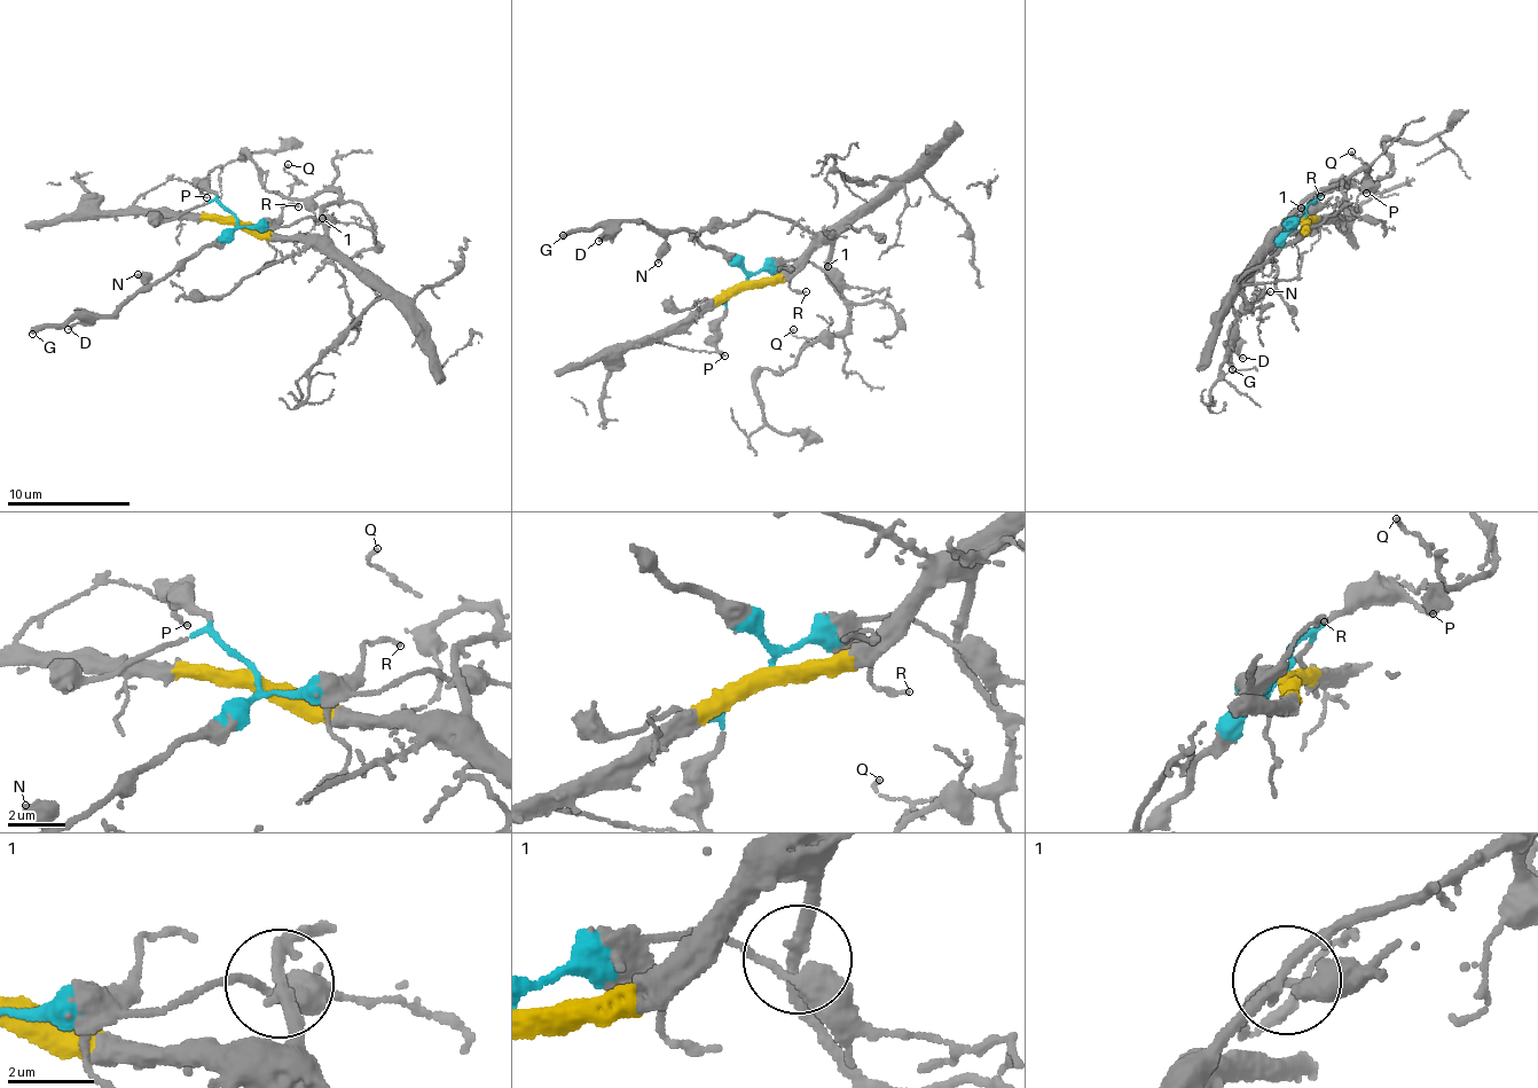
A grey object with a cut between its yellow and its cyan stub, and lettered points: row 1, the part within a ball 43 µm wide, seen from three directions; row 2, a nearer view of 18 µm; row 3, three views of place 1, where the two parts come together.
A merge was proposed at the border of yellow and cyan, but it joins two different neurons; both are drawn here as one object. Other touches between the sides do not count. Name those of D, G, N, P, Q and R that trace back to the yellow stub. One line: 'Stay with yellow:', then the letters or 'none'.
Stay with yellow: Q

